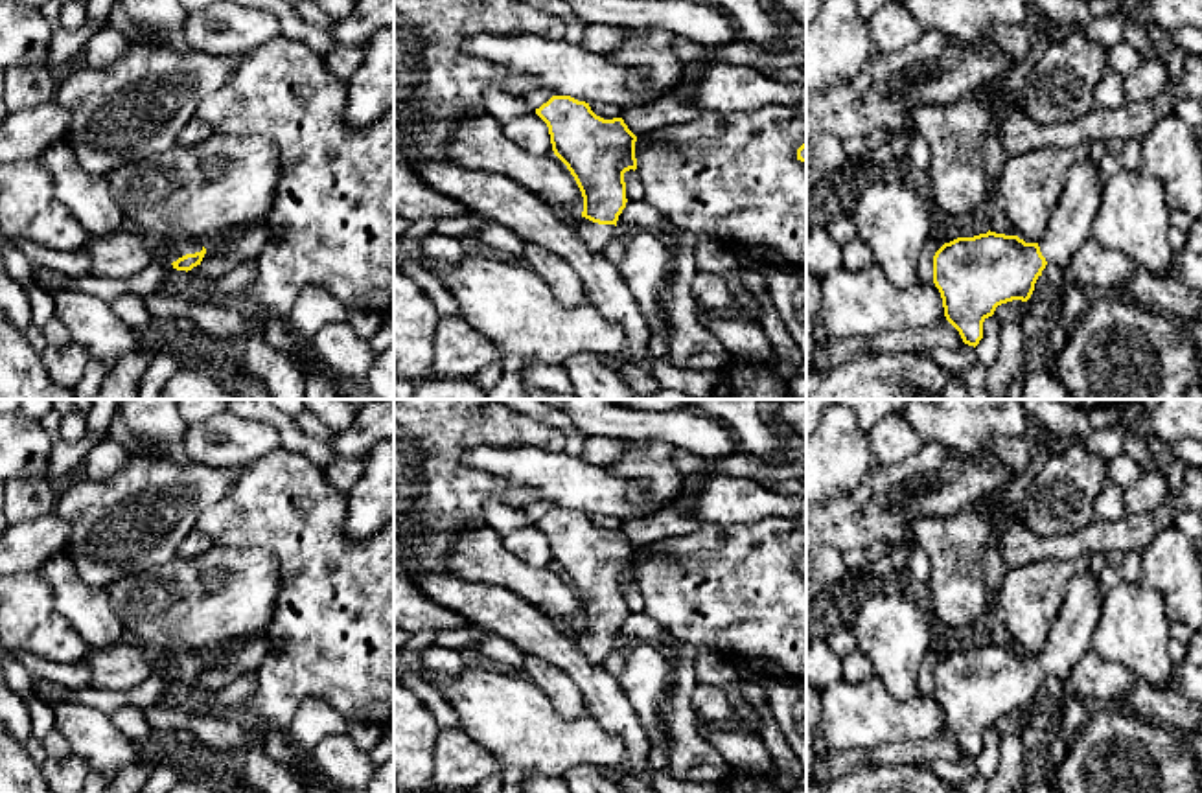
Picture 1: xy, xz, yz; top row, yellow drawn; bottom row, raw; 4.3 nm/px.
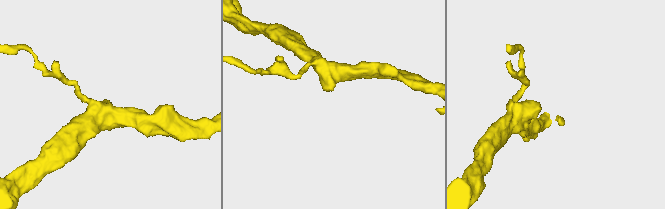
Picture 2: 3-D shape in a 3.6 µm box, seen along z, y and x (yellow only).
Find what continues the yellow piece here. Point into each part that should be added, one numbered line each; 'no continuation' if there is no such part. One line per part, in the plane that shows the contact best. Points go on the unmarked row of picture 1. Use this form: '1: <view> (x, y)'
1: xz (595, 648)

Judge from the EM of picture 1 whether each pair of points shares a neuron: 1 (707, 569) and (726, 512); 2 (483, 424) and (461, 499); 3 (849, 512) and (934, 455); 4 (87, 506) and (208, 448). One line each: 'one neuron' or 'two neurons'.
1: two neurons
2: one neuron
3: one neuron
4: two neurons

